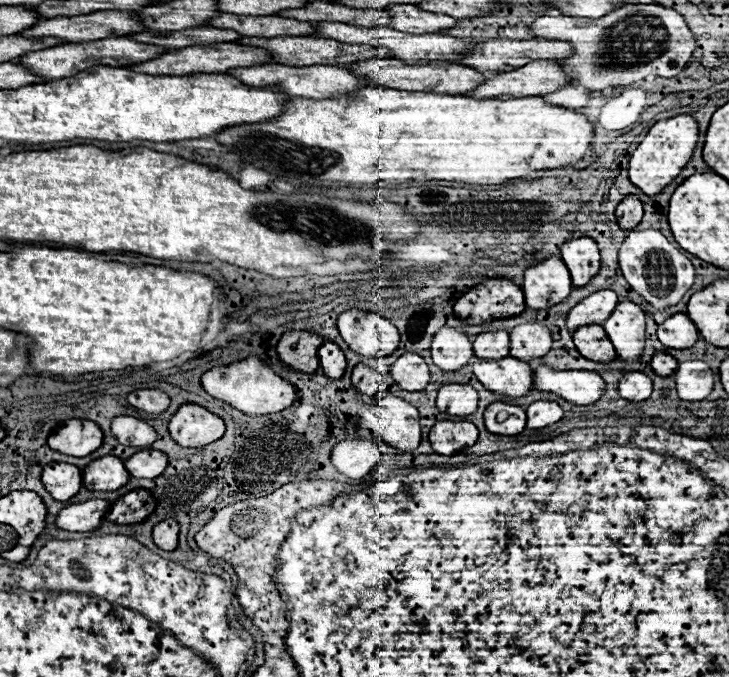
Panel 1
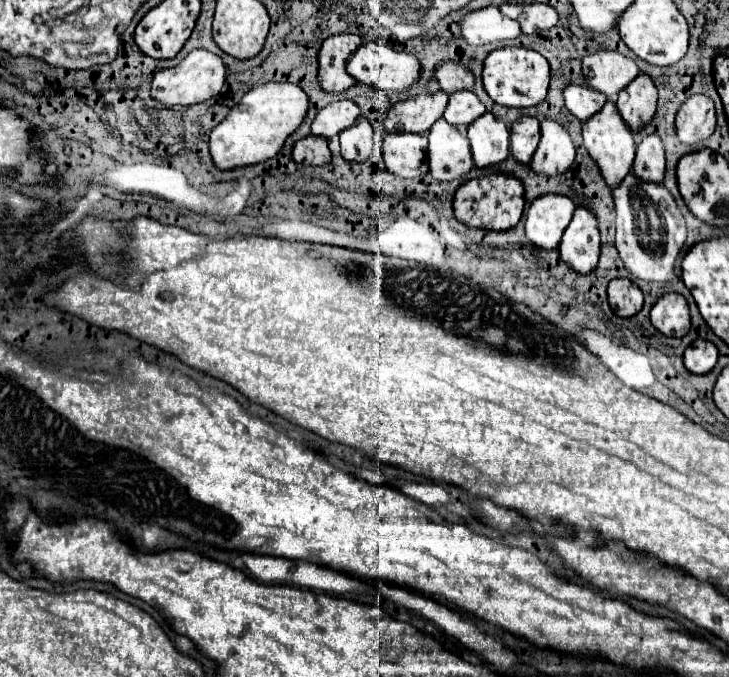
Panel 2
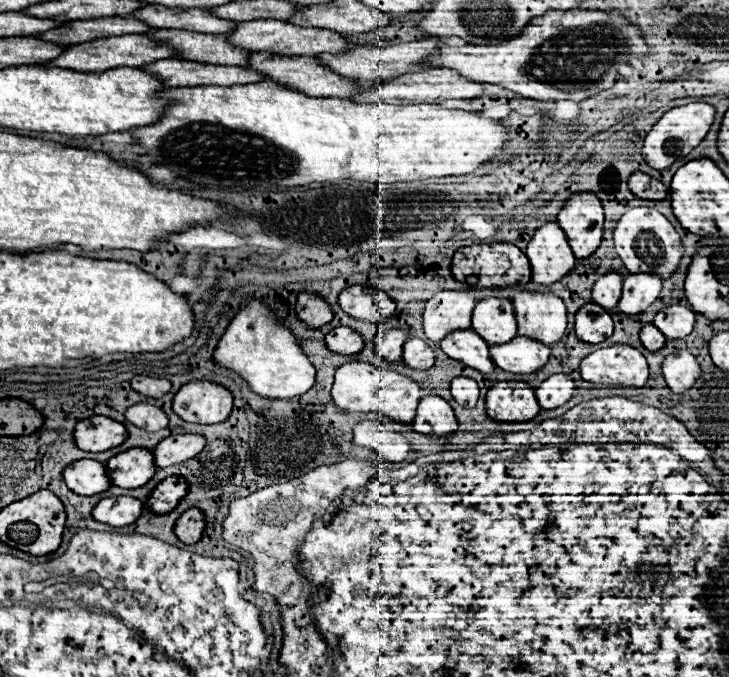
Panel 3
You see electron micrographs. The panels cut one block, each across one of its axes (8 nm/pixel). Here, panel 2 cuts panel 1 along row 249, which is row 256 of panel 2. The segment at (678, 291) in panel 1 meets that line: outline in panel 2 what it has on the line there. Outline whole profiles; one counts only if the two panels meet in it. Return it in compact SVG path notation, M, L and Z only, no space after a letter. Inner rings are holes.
M632 170L624 176L624 182L612 190L616 210L616 248L624 266L642 280L672 280L676 278L672 268L686 240L686 222L664 184L640 182Z

